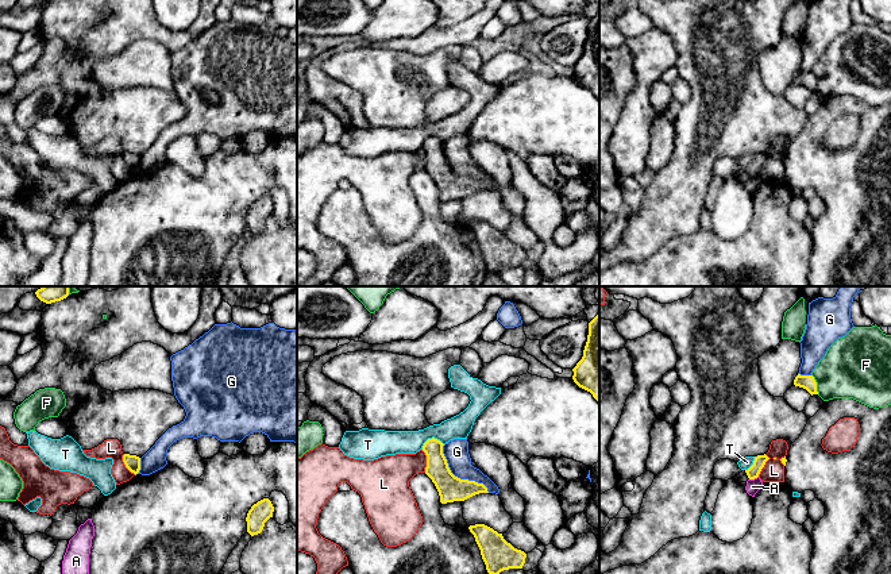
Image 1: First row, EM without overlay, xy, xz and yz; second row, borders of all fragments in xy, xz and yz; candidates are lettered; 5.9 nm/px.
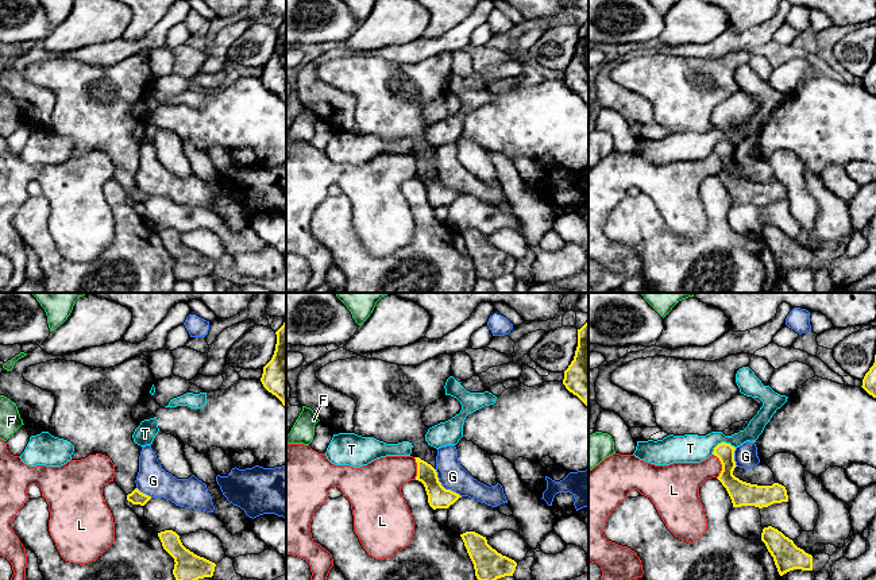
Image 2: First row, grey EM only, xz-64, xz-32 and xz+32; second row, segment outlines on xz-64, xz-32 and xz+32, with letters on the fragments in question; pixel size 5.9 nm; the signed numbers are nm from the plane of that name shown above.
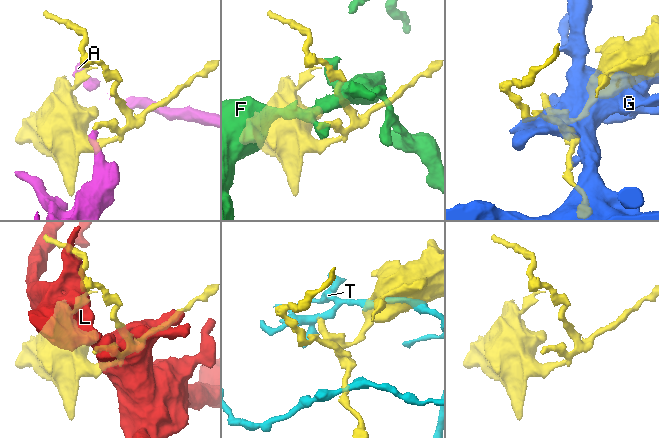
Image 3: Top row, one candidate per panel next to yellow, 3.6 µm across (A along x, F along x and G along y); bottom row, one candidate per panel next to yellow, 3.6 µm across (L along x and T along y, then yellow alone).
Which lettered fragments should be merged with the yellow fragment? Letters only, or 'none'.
none

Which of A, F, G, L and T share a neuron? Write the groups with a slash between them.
A / F / G / L / T

